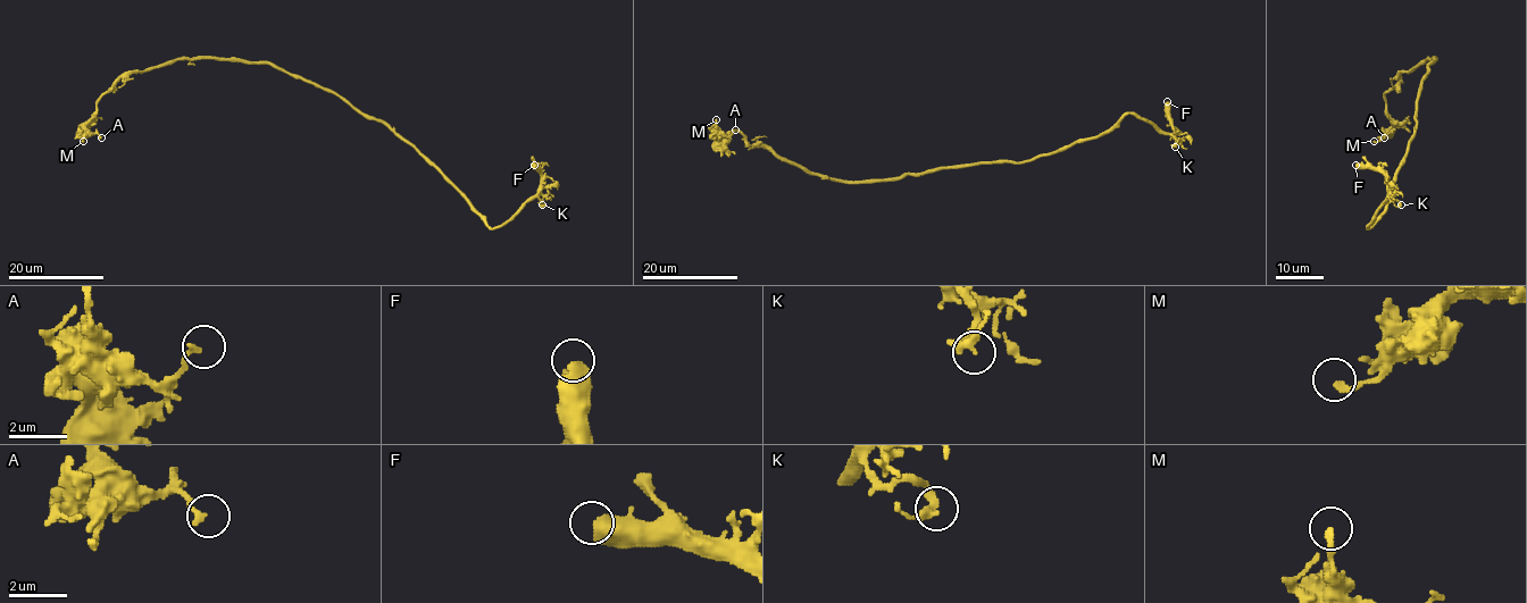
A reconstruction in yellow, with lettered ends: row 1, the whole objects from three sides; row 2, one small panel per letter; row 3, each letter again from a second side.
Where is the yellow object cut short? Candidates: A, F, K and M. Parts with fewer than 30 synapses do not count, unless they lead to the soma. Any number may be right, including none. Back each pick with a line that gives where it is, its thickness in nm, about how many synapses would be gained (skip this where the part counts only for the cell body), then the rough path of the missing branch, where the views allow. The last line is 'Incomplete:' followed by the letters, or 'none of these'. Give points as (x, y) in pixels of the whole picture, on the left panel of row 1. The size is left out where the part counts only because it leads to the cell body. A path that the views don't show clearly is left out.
F: at (534, 165); 650 nm thick; missing branch runs (534, 165), (525, 145)
Incomplete: F

